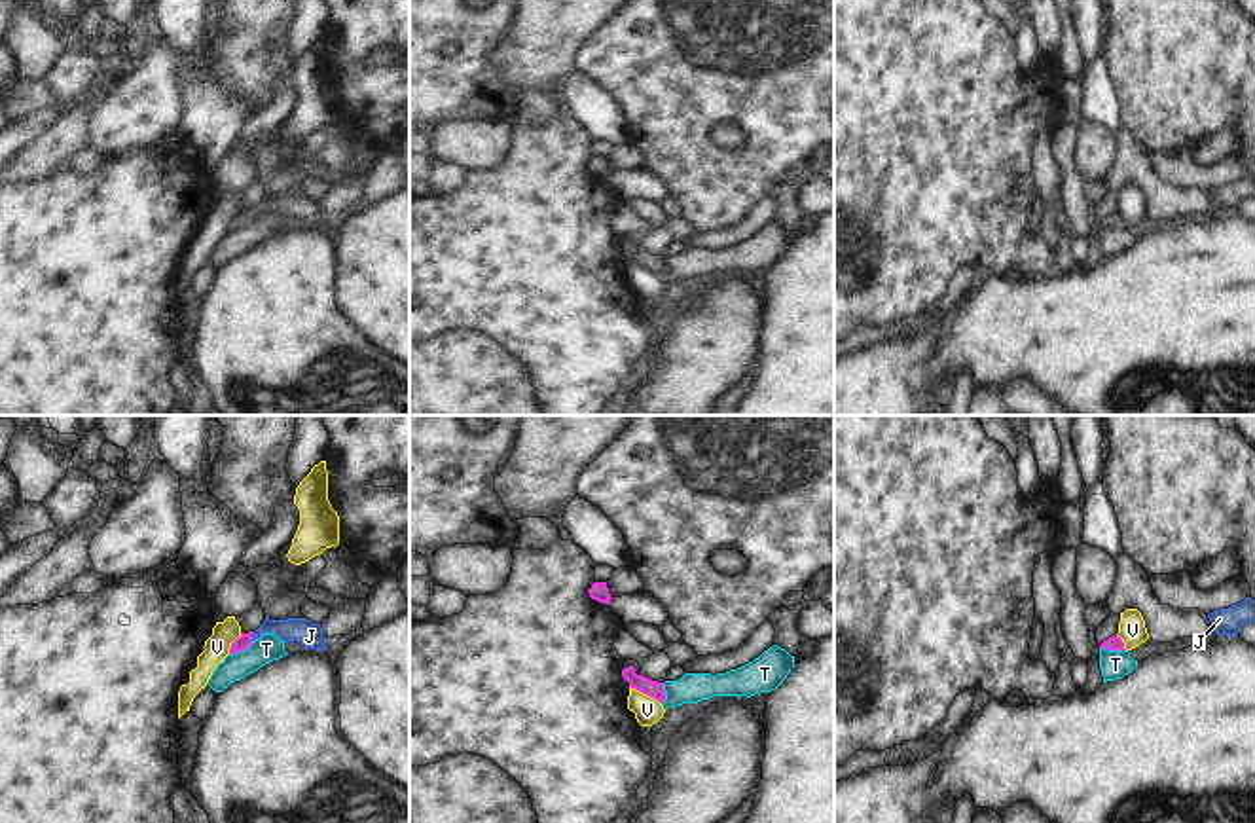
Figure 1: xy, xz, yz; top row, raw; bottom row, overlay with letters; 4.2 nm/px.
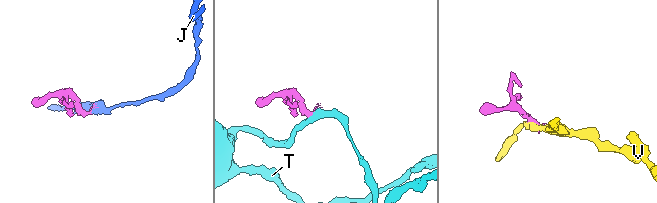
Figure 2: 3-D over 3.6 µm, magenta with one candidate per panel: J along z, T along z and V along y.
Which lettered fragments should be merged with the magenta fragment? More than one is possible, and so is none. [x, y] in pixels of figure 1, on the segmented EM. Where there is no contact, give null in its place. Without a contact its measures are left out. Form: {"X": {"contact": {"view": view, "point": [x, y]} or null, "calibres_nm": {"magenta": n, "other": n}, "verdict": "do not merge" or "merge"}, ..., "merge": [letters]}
{"J": {"contact": {"view": "xy", "point": [251, 636]}, "calibres_nm": {"magenta": 70, "other": 110}, "verdict": "merge"}, "T": {"contact": {"view": "yz", "point": [1113, 649]}, "calibres_nm": {"magenta": 60, "other": 120}, "verdict": "do not merge"}, "V": {"contact": {"view": "xz", "point": [645, 693]}, "calibres_nm": {"magenta": 70, "other": 120}, "verdict": "do not merge"}, "merge": ["J"]}

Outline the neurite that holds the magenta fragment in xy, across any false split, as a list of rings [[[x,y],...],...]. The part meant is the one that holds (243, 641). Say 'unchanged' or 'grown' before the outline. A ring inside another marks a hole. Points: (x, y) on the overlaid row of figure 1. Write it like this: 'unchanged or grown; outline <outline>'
grown; outline [[[265,616],[265,622],[256,631],[243,633],[231,643],[229,654],[246,650],[264,633],[275,633],[284,643],[298,641],[303,649],[326,650],[320,624],[307,618],[271,620]]]

